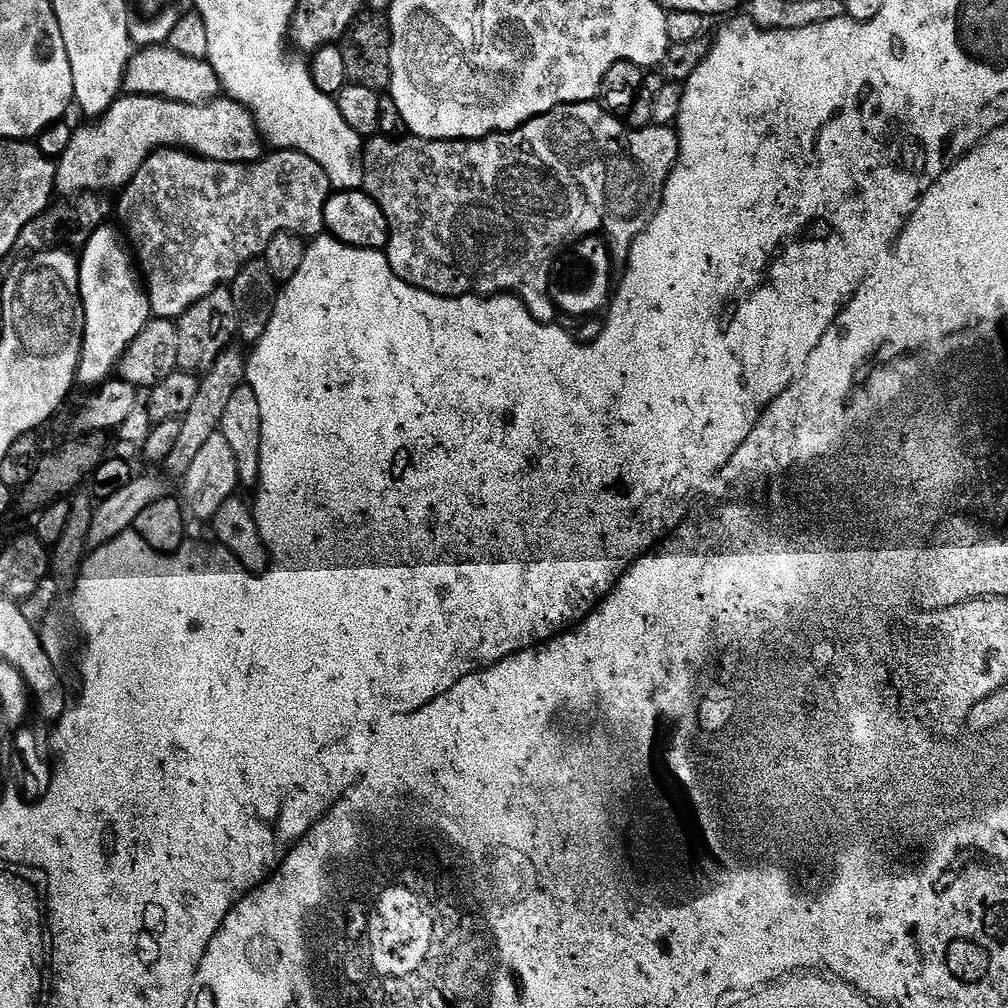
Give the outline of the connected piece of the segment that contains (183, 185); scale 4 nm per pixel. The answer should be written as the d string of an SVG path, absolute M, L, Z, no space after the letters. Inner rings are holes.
M157 150L153 152L152 157L142 166L142 170L138 170L138 174L134 174L134 178L127 188L119 193L120 204L118 200L118 216L120 212L121 220L119 223L134 249L134 256L138 261L143 283L146 285L151 315L161 320L176 320L183 316L184 312L190 310L198 302L202 302L216 288L231 285L248 263L263 257L270 242L280 232L294 232L301 238L319 237L325 231L324 211L326 210L326 202L333 191L334 187L326 174L326 170L322 166L318 166L318 162L314 162L314 158L310 158L304 152L276 150L265 155L264 159L257 160L254 164L231 164L230 162L207 160L201 156L195 156L193 152L183 150Z

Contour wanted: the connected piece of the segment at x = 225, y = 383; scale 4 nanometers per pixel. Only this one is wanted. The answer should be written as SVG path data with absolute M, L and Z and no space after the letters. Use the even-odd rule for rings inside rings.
M225 351L224 355L216 361L215 368L211 372L203 373L200 381L198 396L191 403L190 410L187 410L180 420L180 433L174 450L164 459L163 471L177 472L183 474L190 470L190 462L194 462L195 456L200 453L202 446L214 434L219 432L222 414L226 414L226 406L230 398L234 398L234 390L238 390L245 383L248 374L248 361L245 353Z

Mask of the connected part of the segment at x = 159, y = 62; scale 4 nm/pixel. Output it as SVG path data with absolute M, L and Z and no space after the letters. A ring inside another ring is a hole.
M169 46L141 48L128 63L123 91L129 96L163 96L183 104L211 104L221 95L220 79L214 66L178 53Z

